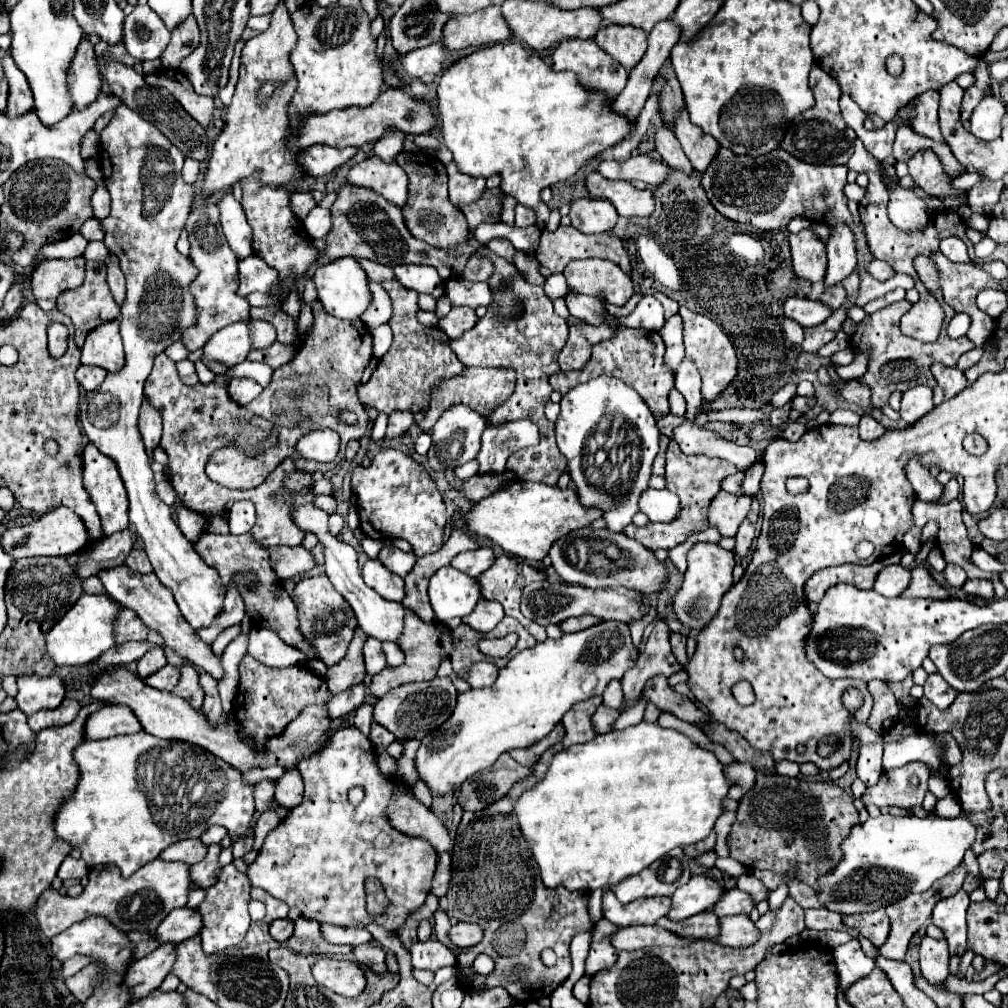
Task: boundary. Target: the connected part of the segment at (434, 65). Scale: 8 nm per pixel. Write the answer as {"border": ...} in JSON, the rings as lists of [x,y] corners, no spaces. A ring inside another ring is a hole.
{"border":[[[433,43],[429,47],[413,49],[413,51],[409,51],[409,53],[399,57],[399,65],[409,77],[417,77],[421,81],[429,81],[429,79],[437,77],[445,67],[443,45],[441,43]]]}

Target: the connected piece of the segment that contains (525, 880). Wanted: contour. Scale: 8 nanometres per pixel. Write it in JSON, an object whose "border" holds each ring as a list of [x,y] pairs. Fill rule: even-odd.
{"border":[[[509,795],[477,813],[463,813],[451,855],[453,881],[451,891],[447,891],[447,915],[483,927],[483,941],[459,953],[457,969],[469,969],[479,953],[487,953],[495,961],[495,969],[487,977],[477,973],[469,977],[461,975],[463,989],[467,993],[487,991],[499,977],[503,977],[503,973],[509,971],[509,967],[523,967],[523,979],[519,977],[515,983],[503,983],[509,995],[515,1001],[521,1001],[523,997],[523,1003],[549,997],[571,973],[569,943],[573,935],[591,927],[587,891],[567,891],[565,887],[547,889],[543,885],[537,863],[521,837],[513,813],[513,799]],[[545,947],[551,947],[557,953],[555,967],[543,965],[541,951]]]}

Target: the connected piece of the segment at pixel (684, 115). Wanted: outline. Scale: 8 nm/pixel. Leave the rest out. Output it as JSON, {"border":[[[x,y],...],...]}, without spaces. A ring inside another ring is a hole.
{"border":[[[683,107],[679,111],[679,115],[675,117],[673,133],[675,133],[677,141],[681,143],[681,147],[687,155],[687,159],[691,161],[691,165],[697,171],[705,171],[709,161],[715,157],[715,153],[719,149],[719,143],[709,133],[705,133],[703,129],[699,129],[697,125],[693,125],[689,121],[687,107]]]}

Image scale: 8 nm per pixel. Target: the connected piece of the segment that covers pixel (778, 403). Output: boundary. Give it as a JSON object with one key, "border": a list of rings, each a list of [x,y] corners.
{"border":[[[789,383],[783,388],[777,390],[771,399],[770,405],[776,409],[784,406],[786,403],[790,402],[793,397],[796,396],[797,384]]]}

